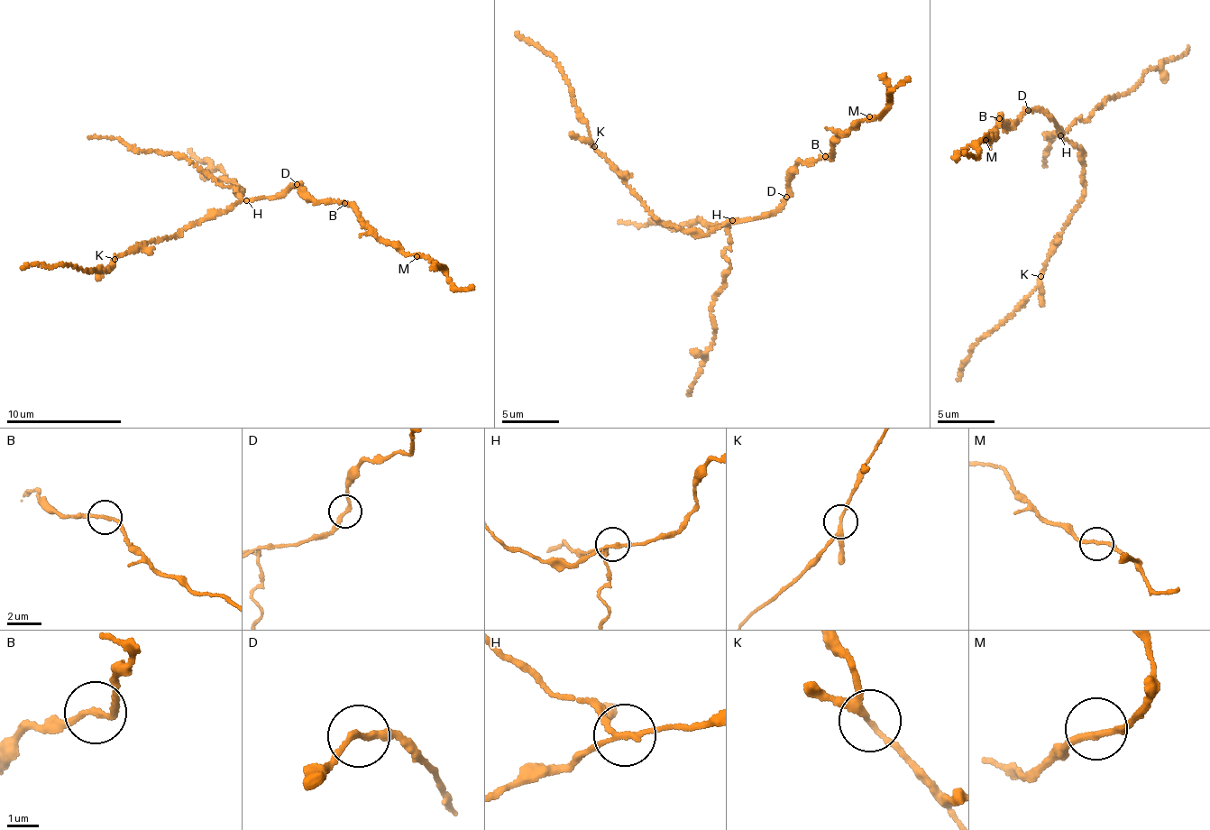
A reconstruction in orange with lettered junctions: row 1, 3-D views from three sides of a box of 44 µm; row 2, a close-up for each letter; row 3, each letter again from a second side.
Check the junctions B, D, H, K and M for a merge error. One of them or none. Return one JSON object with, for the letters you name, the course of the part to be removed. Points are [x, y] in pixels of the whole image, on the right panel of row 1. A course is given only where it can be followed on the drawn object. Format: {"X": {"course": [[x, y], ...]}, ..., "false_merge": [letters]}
{"H": {"course": [[1061, 134], [1067, 128], [1086, 120], [1096, 106], [1122, 94], [1142, 78], [1143, 73], [1181, 55], [1188, 47]]}, "false_merge": ["H"]}

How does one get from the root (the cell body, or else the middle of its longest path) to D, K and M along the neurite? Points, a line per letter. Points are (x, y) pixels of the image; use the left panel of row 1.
D: (248, 201), (284, 194), (297, 184)
K: (248, 201), (236, 202), (227, 207), (224, 213), (200, 219), (186, 230), (114, 259)
M: (248, 201), (284, 194), (299, 186), (300, 192), (316, 201), (347, 202), (359, 221), (406, 253), (417, 256)

